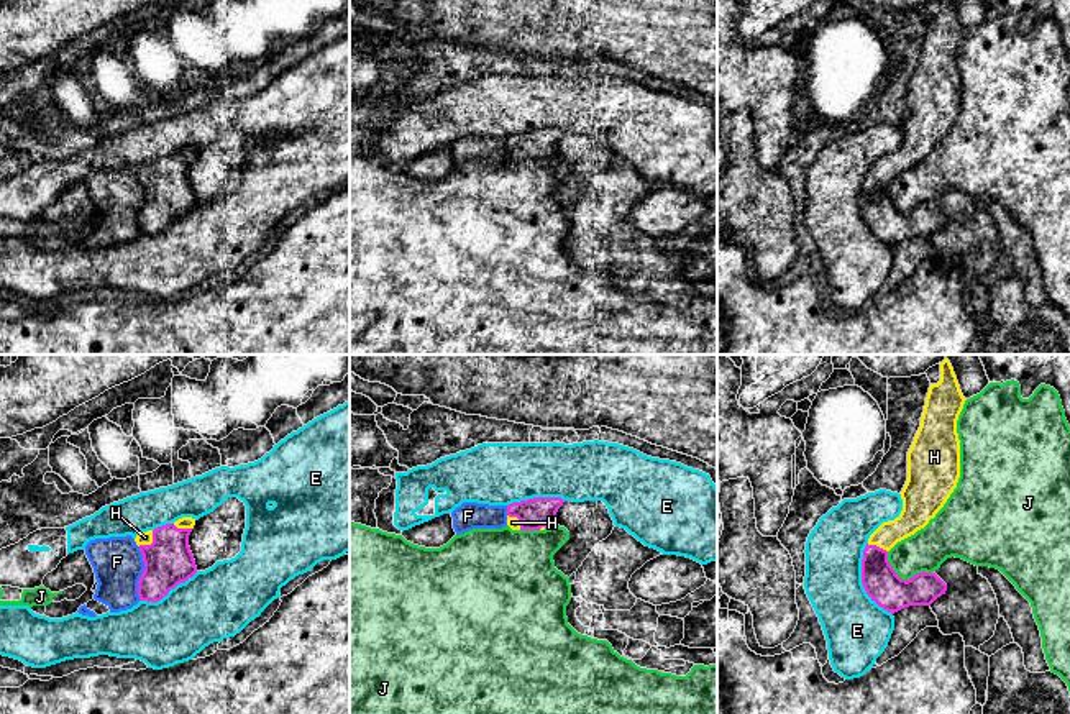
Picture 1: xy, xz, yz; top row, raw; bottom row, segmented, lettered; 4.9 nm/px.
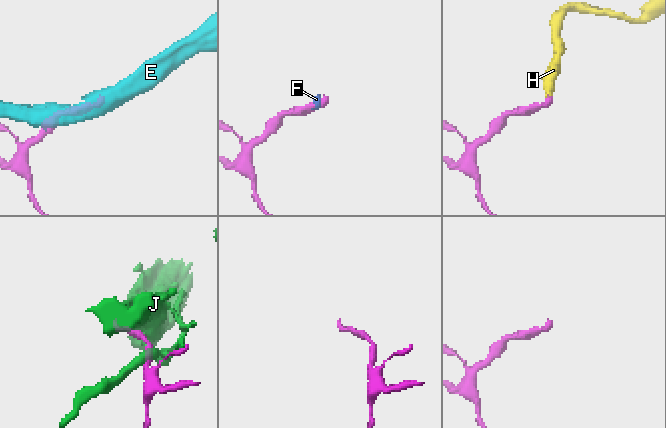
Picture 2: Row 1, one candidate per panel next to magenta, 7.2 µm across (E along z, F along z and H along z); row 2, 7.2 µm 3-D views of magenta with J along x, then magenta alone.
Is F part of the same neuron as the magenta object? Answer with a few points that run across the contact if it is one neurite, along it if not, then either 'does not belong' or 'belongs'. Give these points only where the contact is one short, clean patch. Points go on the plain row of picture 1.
xy (138, 179), (143, 189), (143, 205), (138, 214), (140, 232) | does not belong

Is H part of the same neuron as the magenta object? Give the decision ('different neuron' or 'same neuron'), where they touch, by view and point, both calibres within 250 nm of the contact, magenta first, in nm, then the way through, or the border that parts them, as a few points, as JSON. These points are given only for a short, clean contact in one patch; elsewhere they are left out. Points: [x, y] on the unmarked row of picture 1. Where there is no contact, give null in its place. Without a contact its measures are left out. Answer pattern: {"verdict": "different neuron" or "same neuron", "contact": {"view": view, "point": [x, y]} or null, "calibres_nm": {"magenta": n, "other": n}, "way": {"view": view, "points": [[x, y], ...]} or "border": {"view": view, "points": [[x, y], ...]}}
{"verdict": "same neuron", "contact": {"view": "xy", "point": [151, 176]}, "calibres_nm": {"magenta": 240, "other": 60}, "way": {"view": "xy", "points": [[168, 194], [151, 176], [145, 169]]}}

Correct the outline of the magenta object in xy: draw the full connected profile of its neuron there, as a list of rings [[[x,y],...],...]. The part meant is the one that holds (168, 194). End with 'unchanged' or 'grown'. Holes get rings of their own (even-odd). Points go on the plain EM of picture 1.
[[[182,149],[174,156],[136,167],[135,174],[144,194],[144,204],[138,213],[139,233],[158,235],[197,205],[189,179],[194,158],[195,151]]] | grown

